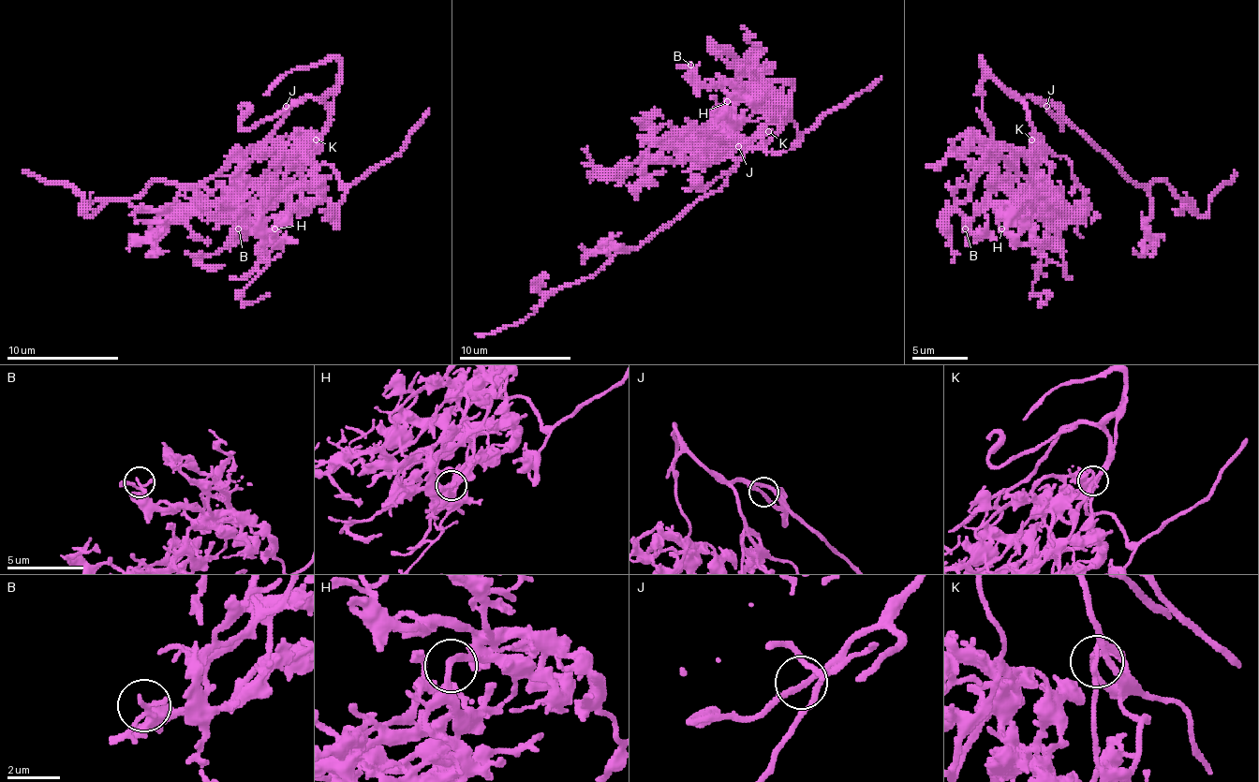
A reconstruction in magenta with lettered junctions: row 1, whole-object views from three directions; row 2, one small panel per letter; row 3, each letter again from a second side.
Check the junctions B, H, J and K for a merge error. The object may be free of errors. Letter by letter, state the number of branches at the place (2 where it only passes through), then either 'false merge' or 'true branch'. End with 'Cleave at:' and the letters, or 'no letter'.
B: branches 2; true branch
H: branches 2; true branch
J: branches 2; true branch
K: branches 2; true branch
Cleave at: no letter

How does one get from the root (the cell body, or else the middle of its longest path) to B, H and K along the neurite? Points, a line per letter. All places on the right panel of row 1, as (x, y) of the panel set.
B: (1052, 106), (1013, 97), (990, 78), (979, 86), (996, 186), (984, 203), (987, 226), (965, 228)
H: (1052, 106), (1024, 100), (1035, 137), (1029, 179), (1044, 195), (1046, 214), (1018, 234), (1001, 228)
K: (1052, 106), (1035, 103), (1029, 97), (1024, 100), (1035, 137), (1032, 140)

